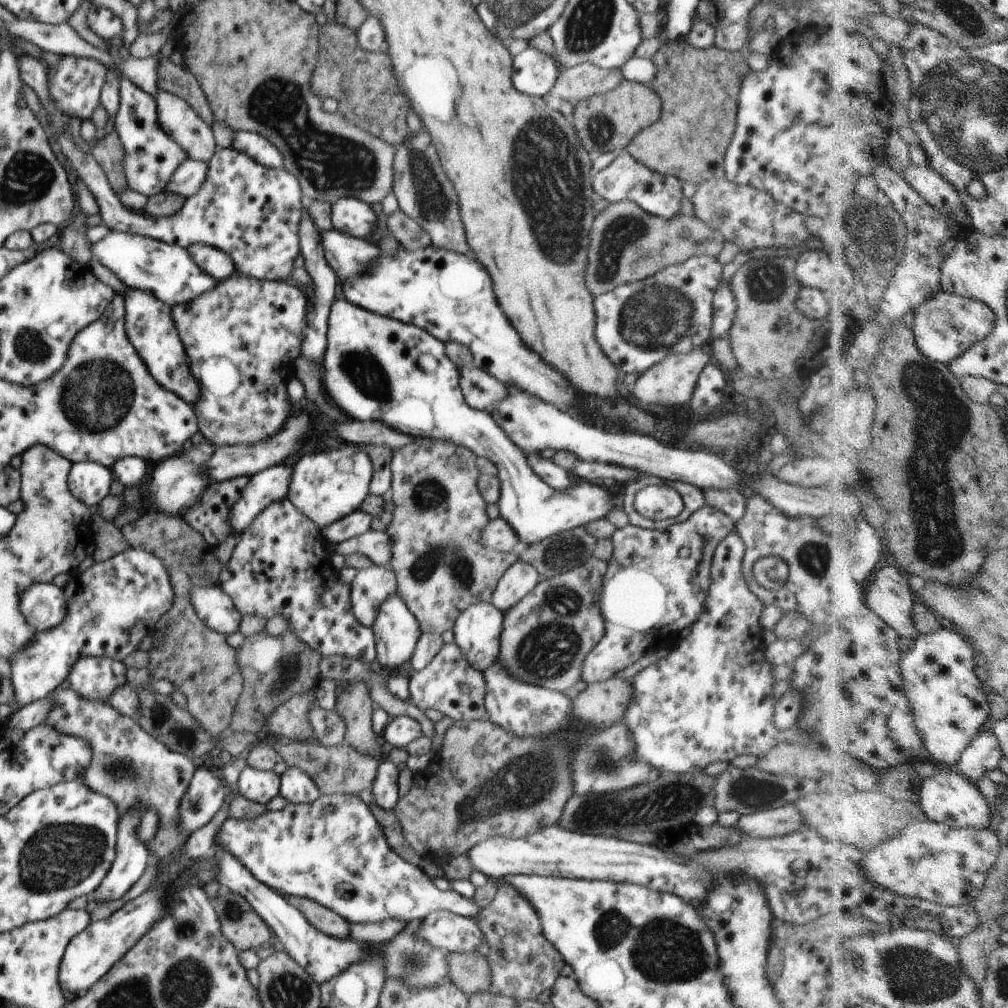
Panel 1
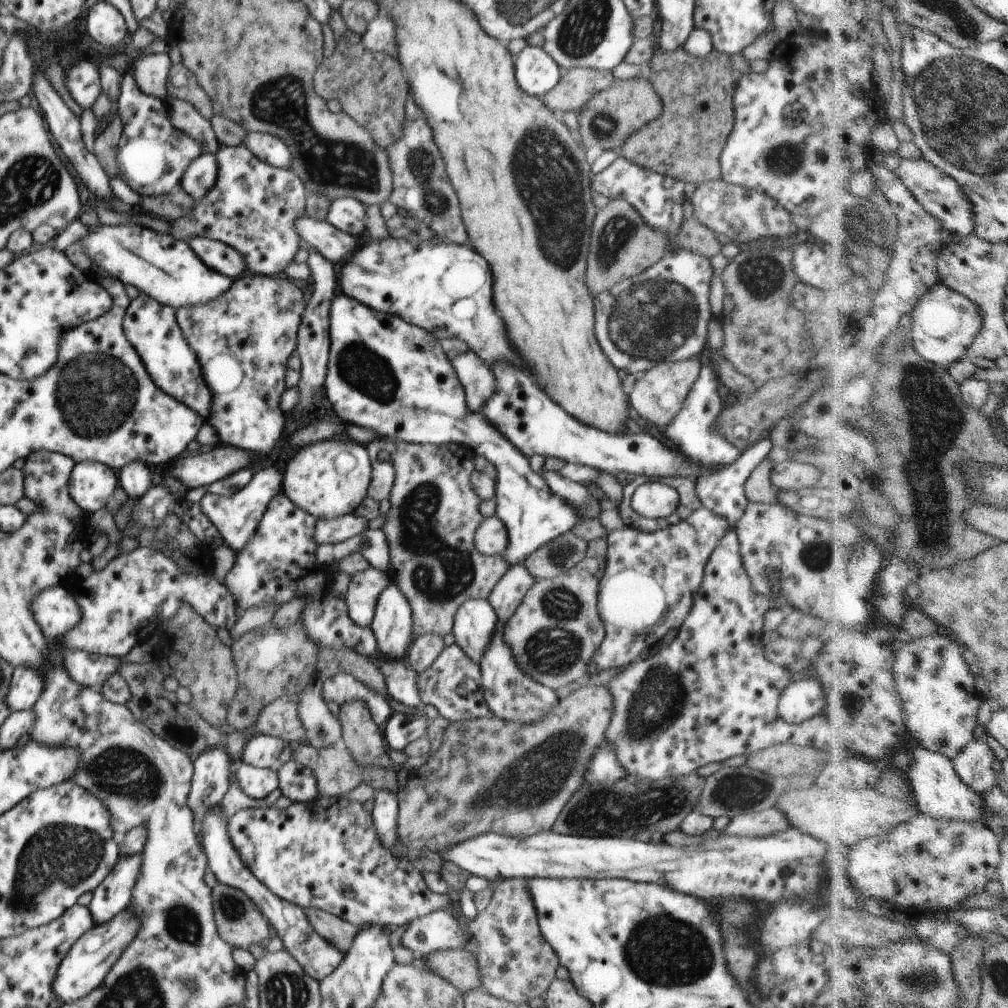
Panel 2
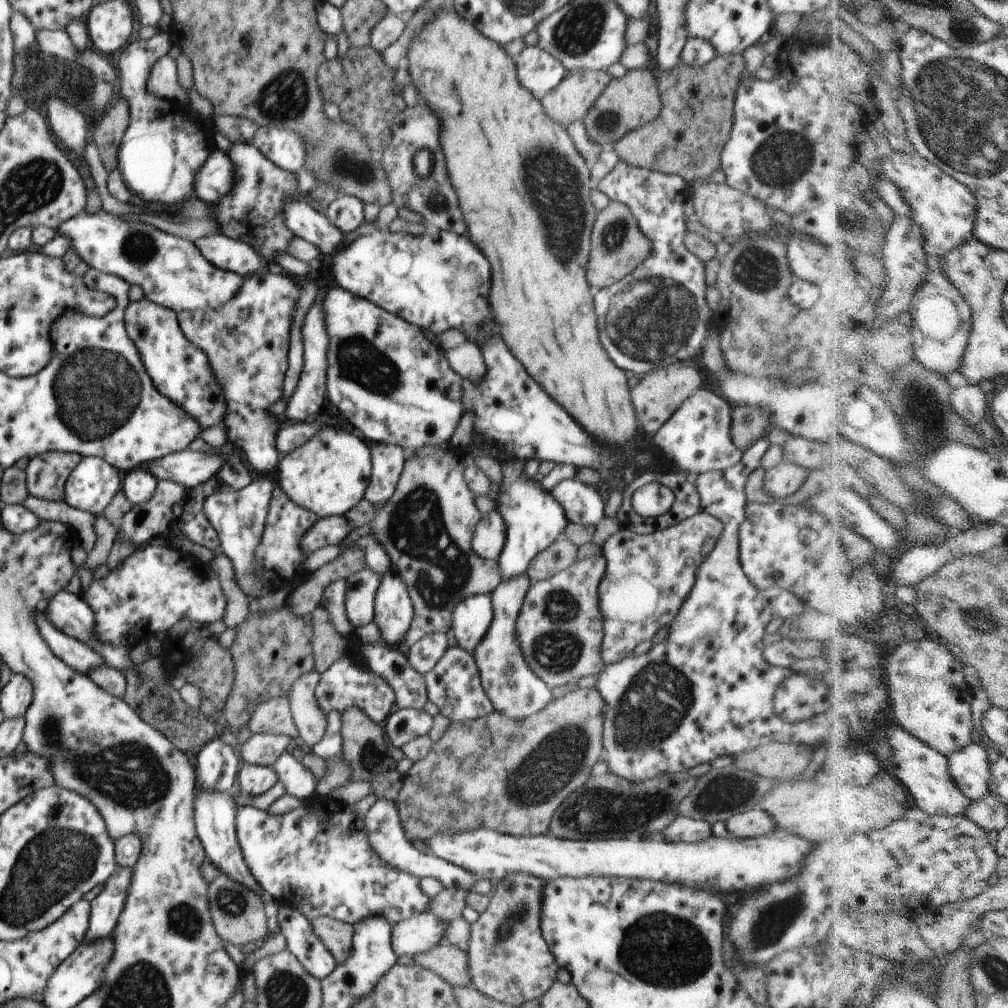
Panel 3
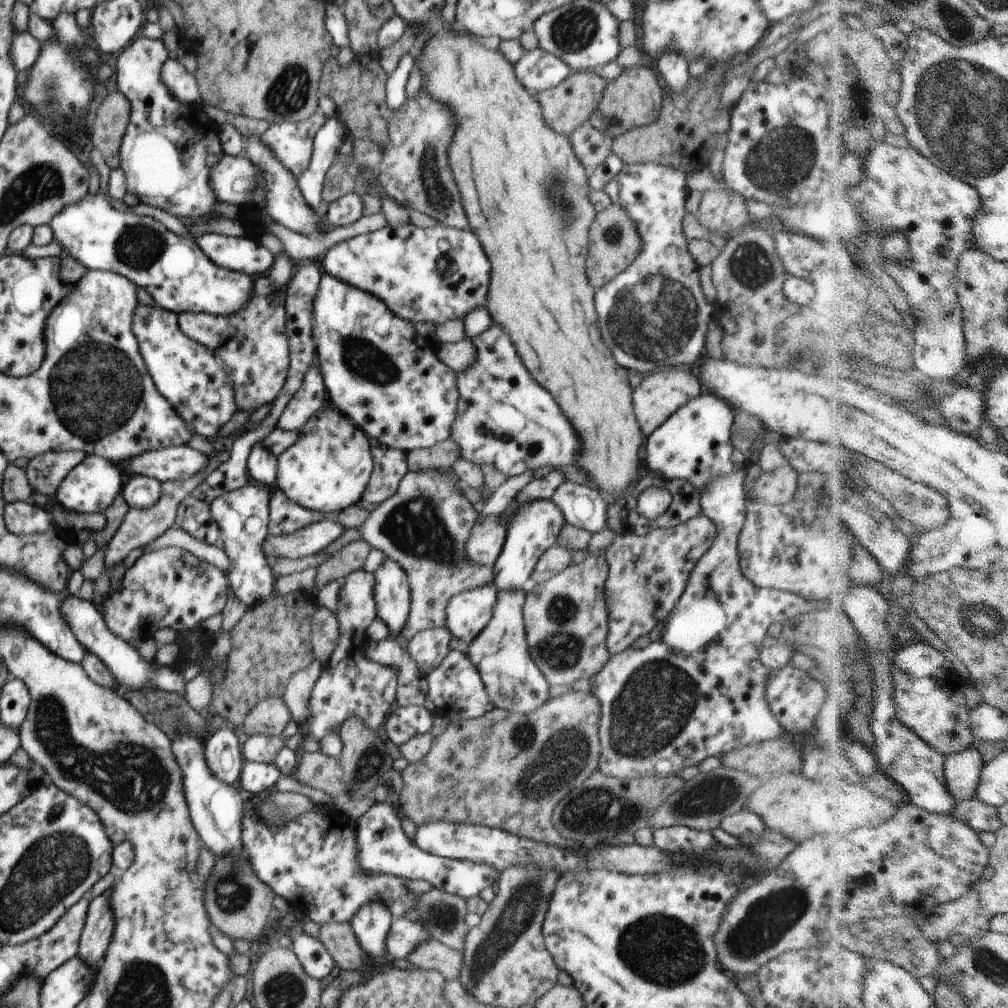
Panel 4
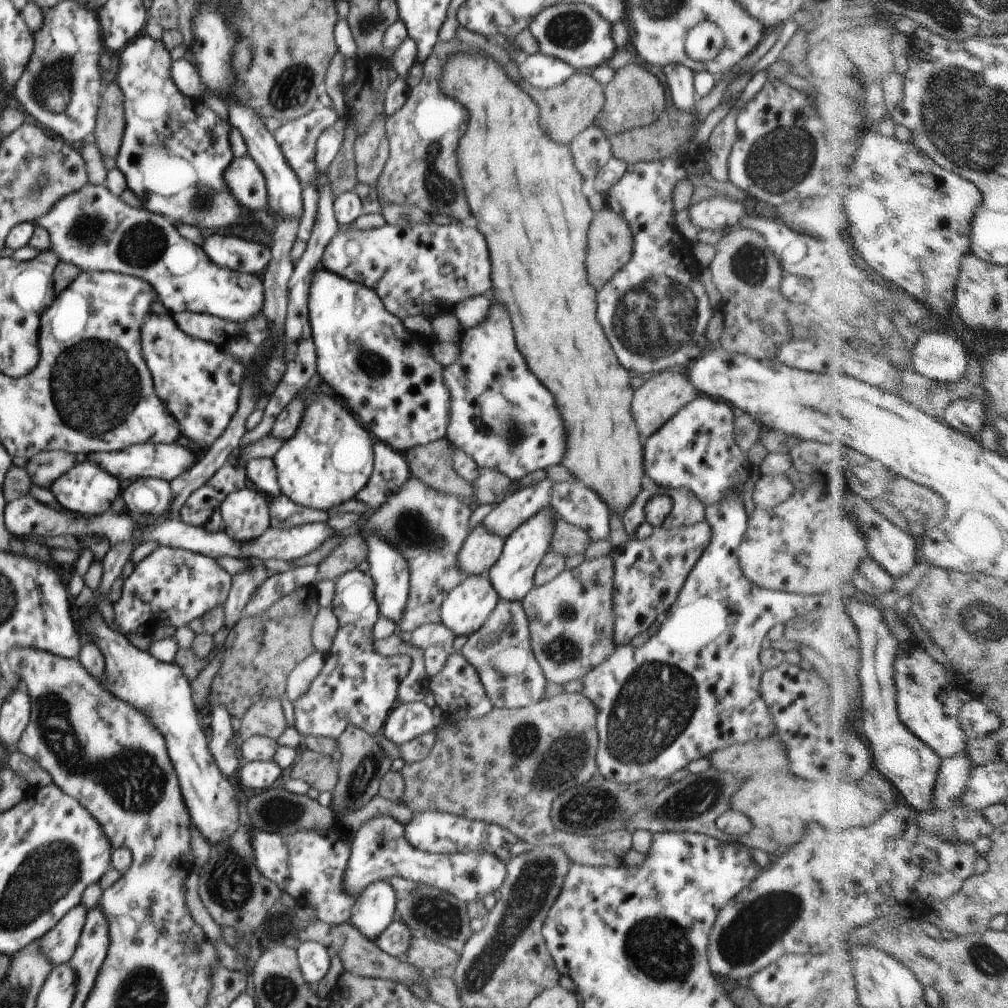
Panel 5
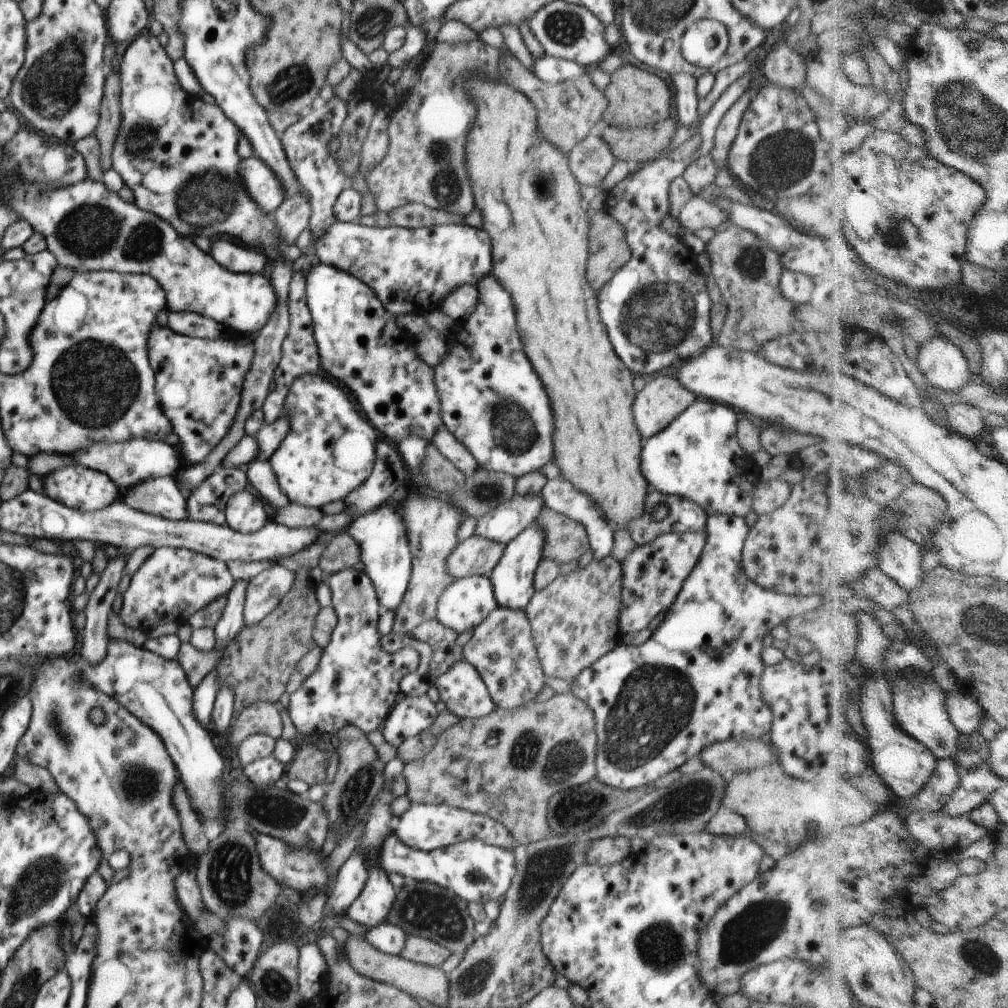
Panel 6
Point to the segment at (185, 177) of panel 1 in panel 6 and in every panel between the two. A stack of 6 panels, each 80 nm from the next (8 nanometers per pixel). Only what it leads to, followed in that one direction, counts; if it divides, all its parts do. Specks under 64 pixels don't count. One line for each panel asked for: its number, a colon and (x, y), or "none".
2: (200, 176)
3: (214, 179)
4: (232, 180)
5: (246, 183)
6: (260, 183)

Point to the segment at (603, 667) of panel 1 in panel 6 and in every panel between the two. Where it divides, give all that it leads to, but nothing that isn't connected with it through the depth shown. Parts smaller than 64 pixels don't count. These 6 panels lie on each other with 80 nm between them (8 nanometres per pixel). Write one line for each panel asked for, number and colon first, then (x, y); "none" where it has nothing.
2: (636, 610)
3: (637, 597)
4: (647, 574)
5: (649, 573)
6: (652, 574)

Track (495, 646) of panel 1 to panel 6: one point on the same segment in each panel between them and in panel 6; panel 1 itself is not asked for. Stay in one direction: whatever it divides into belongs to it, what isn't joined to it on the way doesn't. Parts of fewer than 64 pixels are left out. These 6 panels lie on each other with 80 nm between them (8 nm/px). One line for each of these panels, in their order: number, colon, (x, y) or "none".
2: (475, 623)
3: (471, 618)
4: (468, 613)
5: (466, 608)
6: (465, 603)

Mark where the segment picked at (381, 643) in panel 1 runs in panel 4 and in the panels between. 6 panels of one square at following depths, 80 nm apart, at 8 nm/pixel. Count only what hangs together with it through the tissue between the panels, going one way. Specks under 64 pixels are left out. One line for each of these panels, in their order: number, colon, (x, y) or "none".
2: (393, 622)
3: (393, 615)
4: (392, 593)

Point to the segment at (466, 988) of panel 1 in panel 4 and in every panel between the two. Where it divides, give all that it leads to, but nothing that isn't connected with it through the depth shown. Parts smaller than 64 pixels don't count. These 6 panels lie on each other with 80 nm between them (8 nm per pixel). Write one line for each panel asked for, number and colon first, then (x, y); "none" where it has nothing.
2: (459, 967)
3: (448, 961)
4: (432, 955)

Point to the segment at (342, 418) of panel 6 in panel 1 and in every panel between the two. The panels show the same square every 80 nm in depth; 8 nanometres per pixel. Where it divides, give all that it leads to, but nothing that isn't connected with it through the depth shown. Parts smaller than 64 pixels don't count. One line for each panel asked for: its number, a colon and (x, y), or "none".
1: (325, 487)
2: (328, 479)
3: (329, 475)
4: (328, 468)
5: (328, 460)

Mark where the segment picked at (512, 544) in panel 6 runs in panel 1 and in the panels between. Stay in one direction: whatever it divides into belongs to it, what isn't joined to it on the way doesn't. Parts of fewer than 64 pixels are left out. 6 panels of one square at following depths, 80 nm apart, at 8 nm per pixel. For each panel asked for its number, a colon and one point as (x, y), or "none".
1: (369, 368)
2: (383, 374)
3: (534, 519)
4: (534, 528)
5: (512, 575)

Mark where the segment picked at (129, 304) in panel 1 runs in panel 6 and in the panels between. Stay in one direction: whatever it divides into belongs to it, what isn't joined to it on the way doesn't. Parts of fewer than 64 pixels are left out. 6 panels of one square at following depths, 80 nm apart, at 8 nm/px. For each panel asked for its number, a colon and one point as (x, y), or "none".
2: (152, 328)
3: (179, 370)
4: (188, 374)
5: (200, 383)
6: (198, 381)

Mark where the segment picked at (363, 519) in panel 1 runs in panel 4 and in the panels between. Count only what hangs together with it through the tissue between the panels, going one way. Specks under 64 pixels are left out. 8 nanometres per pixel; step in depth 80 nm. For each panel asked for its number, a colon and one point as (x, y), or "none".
2: (333, 531)
3: (332, 530)
4: (313, 538)

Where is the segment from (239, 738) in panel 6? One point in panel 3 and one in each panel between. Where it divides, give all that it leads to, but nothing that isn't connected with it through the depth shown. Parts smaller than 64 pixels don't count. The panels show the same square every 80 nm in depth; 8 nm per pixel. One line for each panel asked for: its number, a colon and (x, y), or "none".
3: (274, 716)
4: (270, 716)
5: (265, 717)

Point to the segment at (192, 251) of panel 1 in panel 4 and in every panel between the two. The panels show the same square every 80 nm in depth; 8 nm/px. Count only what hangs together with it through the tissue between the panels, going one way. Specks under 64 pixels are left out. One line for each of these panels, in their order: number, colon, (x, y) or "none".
2: (219, 257)
3: (228, 254)
4: (245, 254)

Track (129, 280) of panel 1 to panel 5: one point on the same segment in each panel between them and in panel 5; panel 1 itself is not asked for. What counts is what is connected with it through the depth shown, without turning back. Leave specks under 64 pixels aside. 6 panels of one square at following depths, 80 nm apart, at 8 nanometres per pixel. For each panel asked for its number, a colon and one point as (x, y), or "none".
2: (166, 269)
3: (172, 272)
4: (174, 270)
5: (92, 228)

